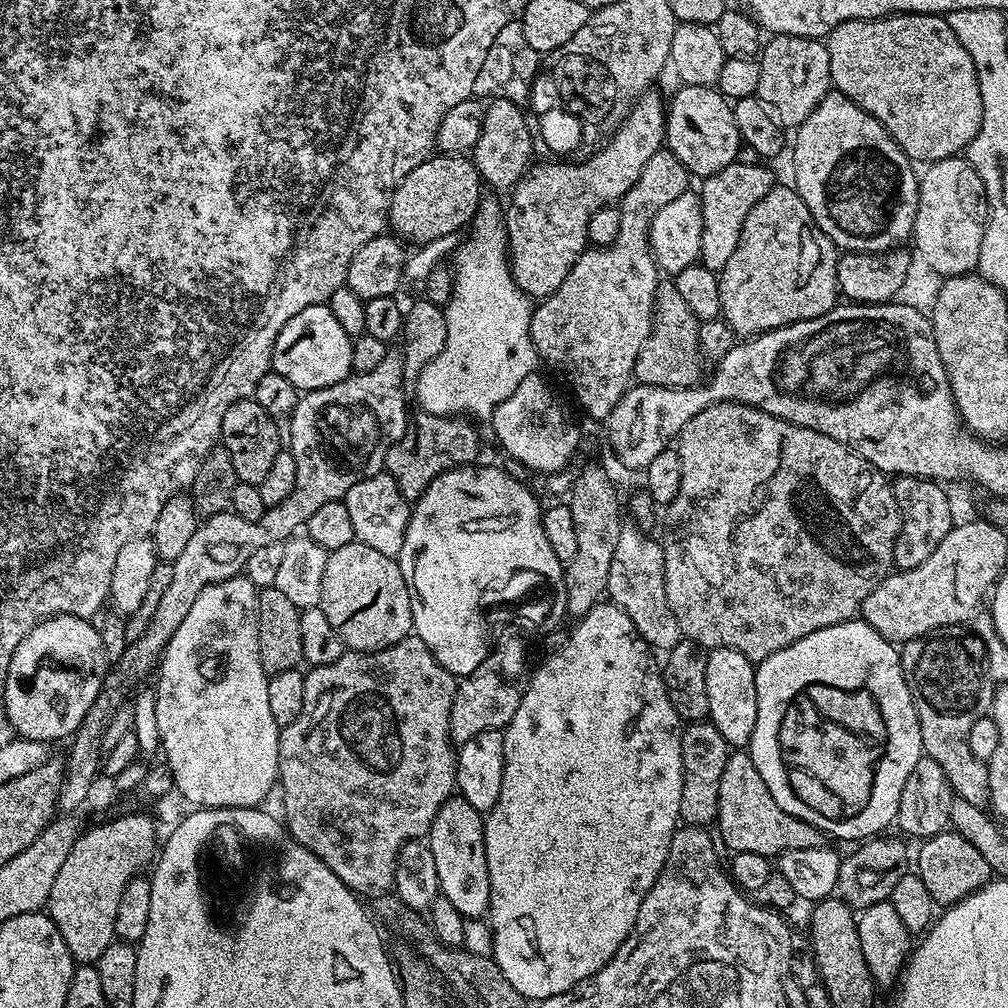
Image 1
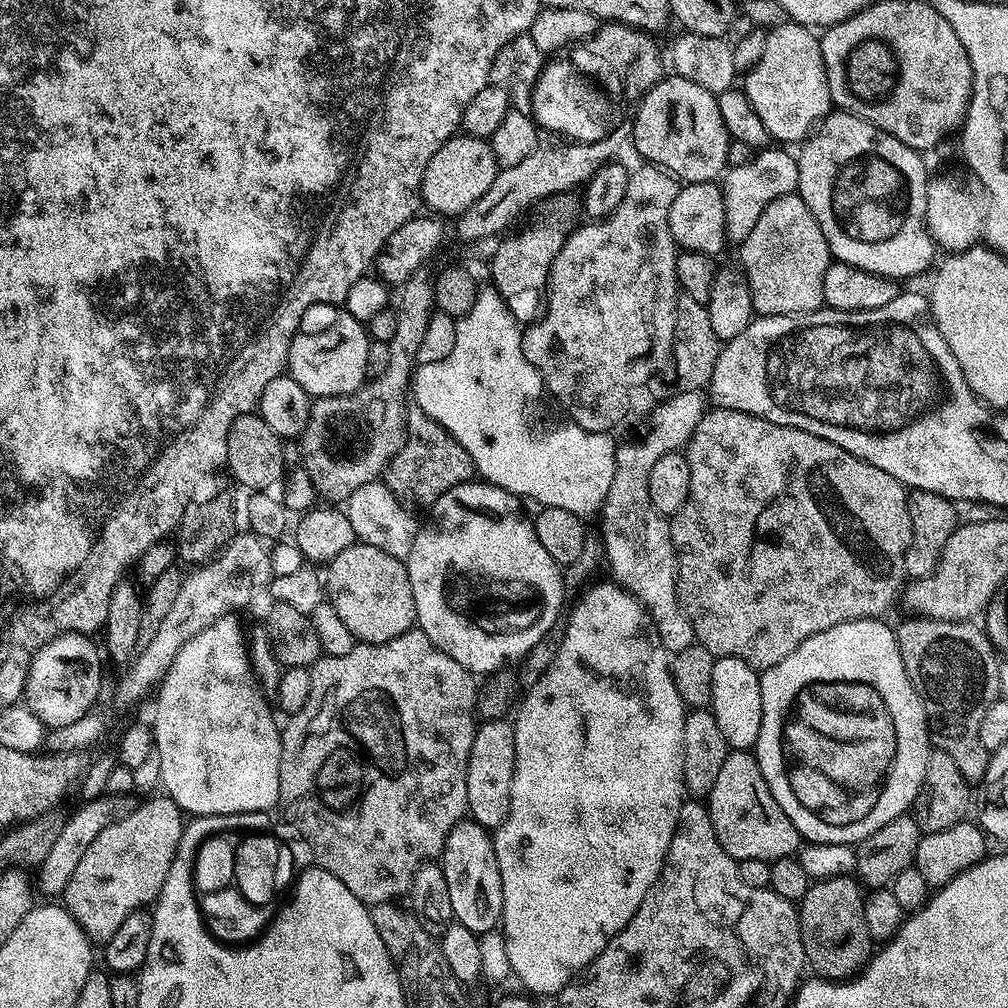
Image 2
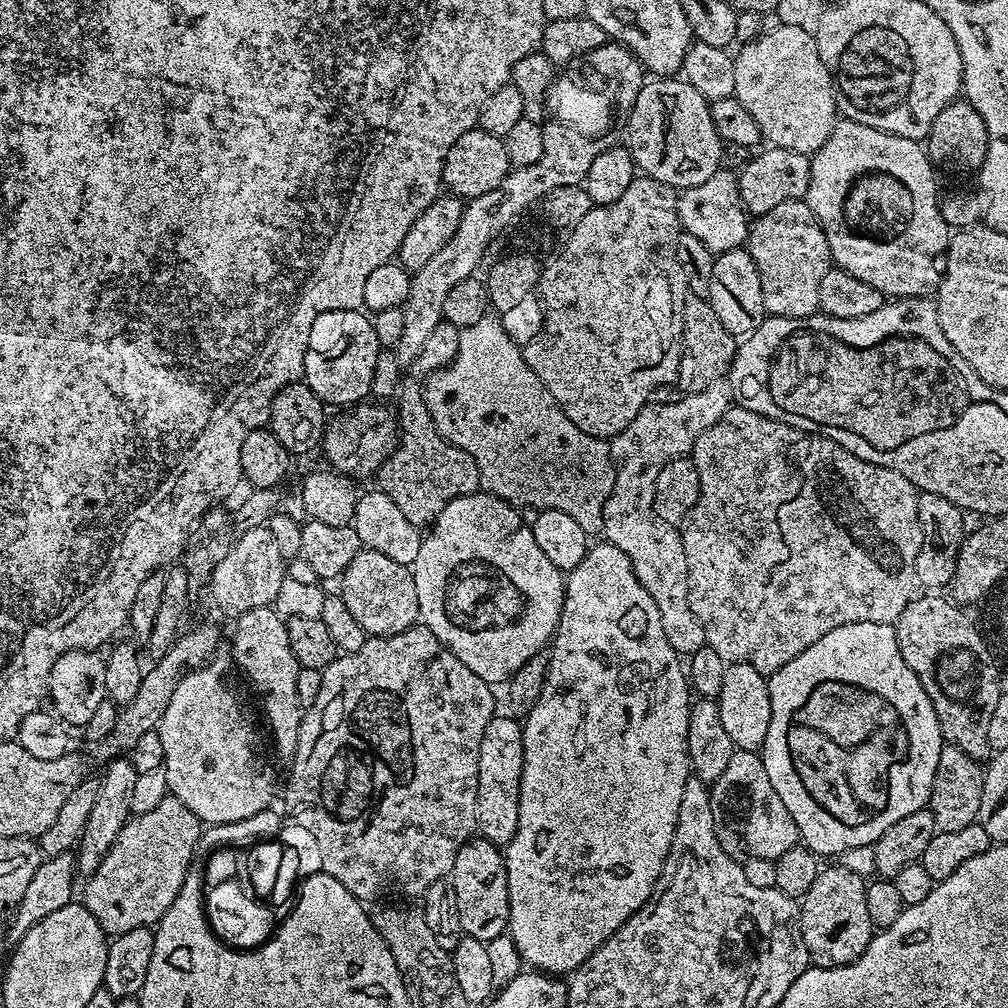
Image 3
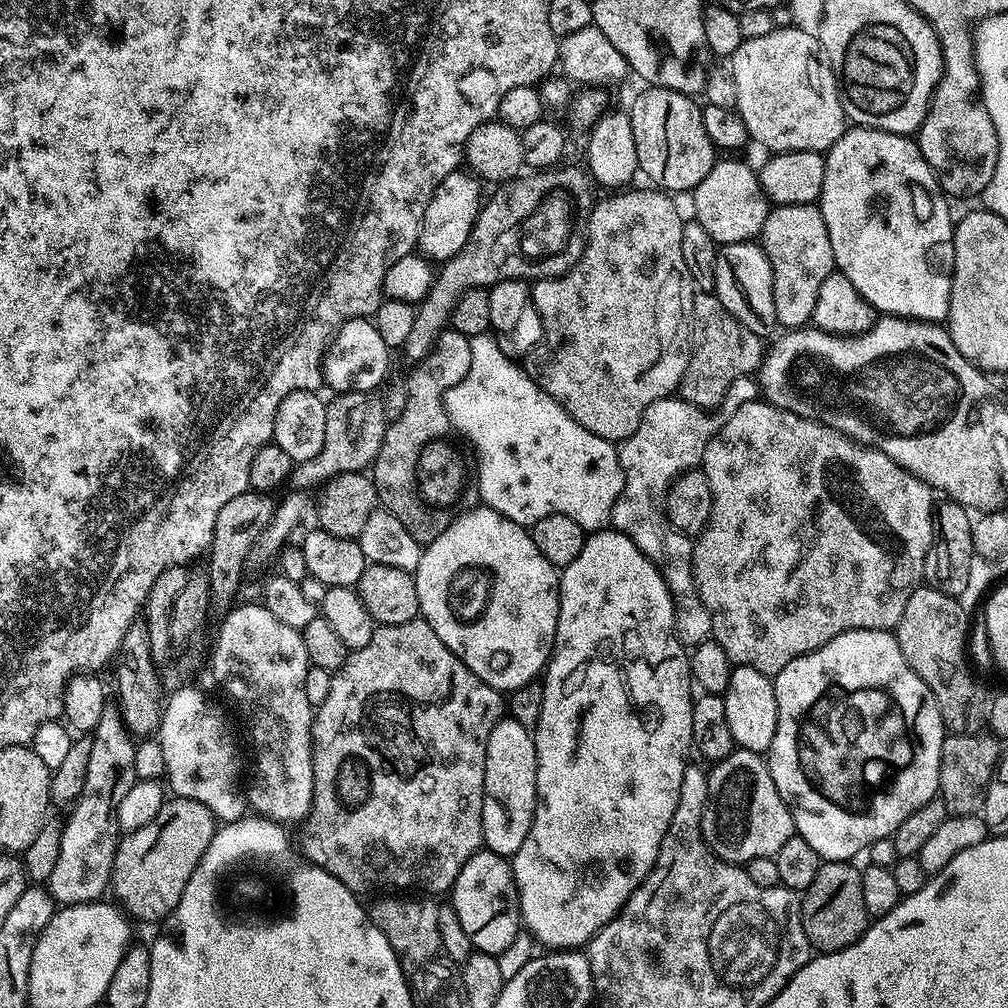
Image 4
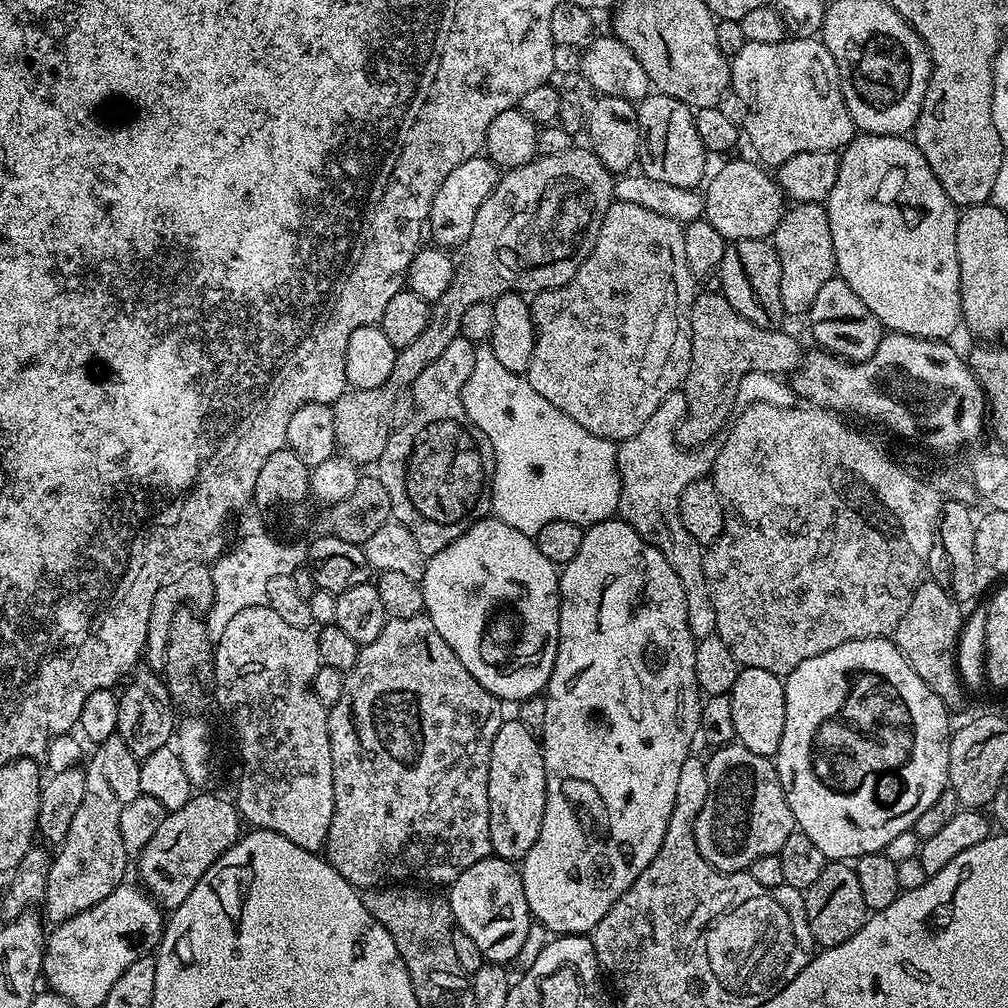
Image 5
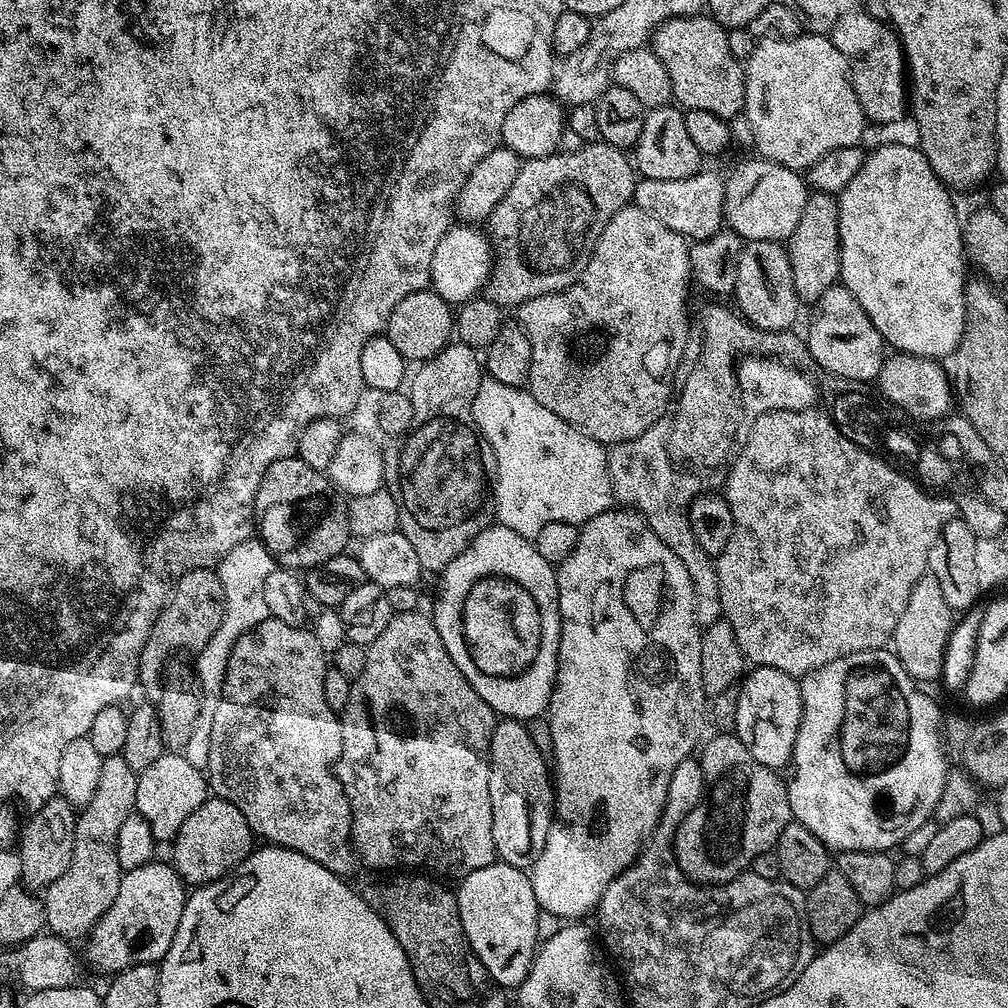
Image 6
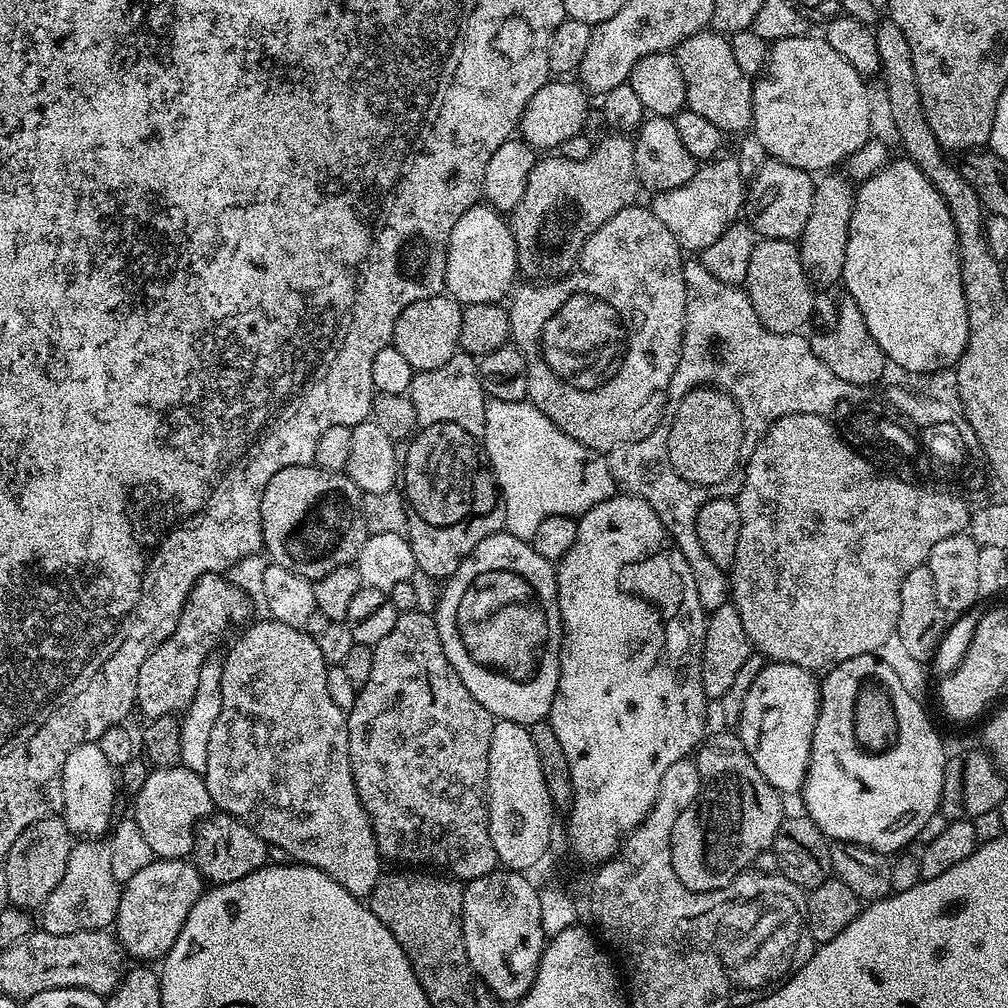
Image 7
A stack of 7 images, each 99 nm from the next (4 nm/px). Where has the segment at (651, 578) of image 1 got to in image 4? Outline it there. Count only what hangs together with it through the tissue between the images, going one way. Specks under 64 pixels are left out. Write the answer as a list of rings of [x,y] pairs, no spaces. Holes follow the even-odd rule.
[[[736,386],[726,394],[718,410],[705,411],[675,395],[650,402],[650,406],[646,406],[646,414],[642,414],[642,422],[638,422],[638,430],[618,444],[624,485],[622,494],[618,494],[614,502],[610,524],[617,532],[626,534],[626,538],[630,538],[630,542],[634,542],[634,546],[638,546],[638,550],[642,550],[642,554],[646,554],[646,558],[650,558],[650,562],[654,562],[662,574],[676,611],[676,637],[685,646],[695,646],[709,640],[712,619],[694,582],[693,541],[668,521],[664,503],[668,497],[668,487],[680,473],[695,469],[703,461],[710,438],[714,438],[714,434],[726,426],[734,410],[738,410],[745,399],[746,393]]]

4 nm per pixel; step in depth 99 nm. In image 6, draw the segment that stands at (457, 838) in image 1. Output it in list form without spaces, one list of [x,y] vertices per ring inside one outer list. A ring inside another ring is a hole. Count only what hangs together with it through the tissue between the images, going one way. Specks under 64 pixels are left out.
[[[503,862],[482,866],[459,881],[460,888],[455,889],[458,910],[462,918],[462,930],[471,955],[480,959],[493,985],[504,990],[515,990],[528,976],[532,960],[538,951],[538,916],[542,911],[539,902],[534,898],[534,886],[531,875],[523,868],[515,868]]]

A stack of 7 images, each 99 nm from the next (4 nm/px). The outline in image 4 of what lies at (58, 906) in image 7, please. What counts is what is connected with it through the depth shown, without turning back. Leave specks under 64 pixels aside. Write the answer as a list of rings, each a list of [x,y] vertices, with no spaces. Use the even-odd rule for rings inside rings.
[[[108,700],[105,701],[102,710],[102,718],[98,718],[98,726],[94,730],[94,735],[92,736],[92,745],[90,746],[90,763],[86,770],[86,786],[82,786],[82,794],[76,799],[76,801],[71,805],[70,811],[72,814],[69,816],[68,821],[62,825],[61,836],[61,849],[58,855],[58,864],[54,867],[54,872],[50,874],[48,880],[46,881],[46,887],[52,894],[52,899],[56,901],[57,905],[63,906],[65,904],[91,904],[93,902],[99,901],[100,896],[103,892],[107,893],[109,891],[110,885],[112,883],[112,867],[114,866],[114,858],[116,857],[116,851],[120,845],[121,831],[120,823],[118,822],[118,806],[122,802],[122,798],[126,798],[126,793],[130,791],[130,786],[134,786],[137,782],[136,771],[134,770],[134,750],[136,749],[137,741],[134,739],[131,732],[124,724],[124,719],[122,718],[121,708],[119,701]]]

